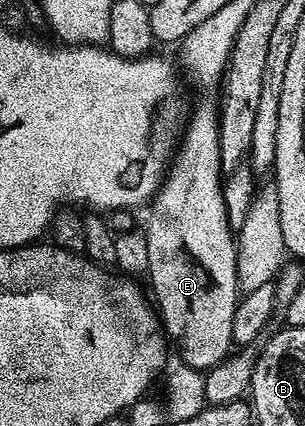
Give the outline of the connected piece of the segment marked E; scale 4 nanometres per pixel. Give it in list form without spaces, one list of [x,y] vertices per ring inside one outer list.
[[[199,106],[196,110],[194,107],[187,128],[174,151],[173,161],[166,171],[163,185],[149,206],[152,214],[145,227],[149,244],[149,268],[146,277],[151,278],[150,293],[166,337],[174,345],[175,342],[179,345],[179,350],[183,353],[182,361],[186,365],[204,372],[219,362],[227,361],[232,353],[233,316],[241,297],[235,255],[237,238],[225,212],[224,178],[225,174],[219,164],[219,119],[216,107]]]

